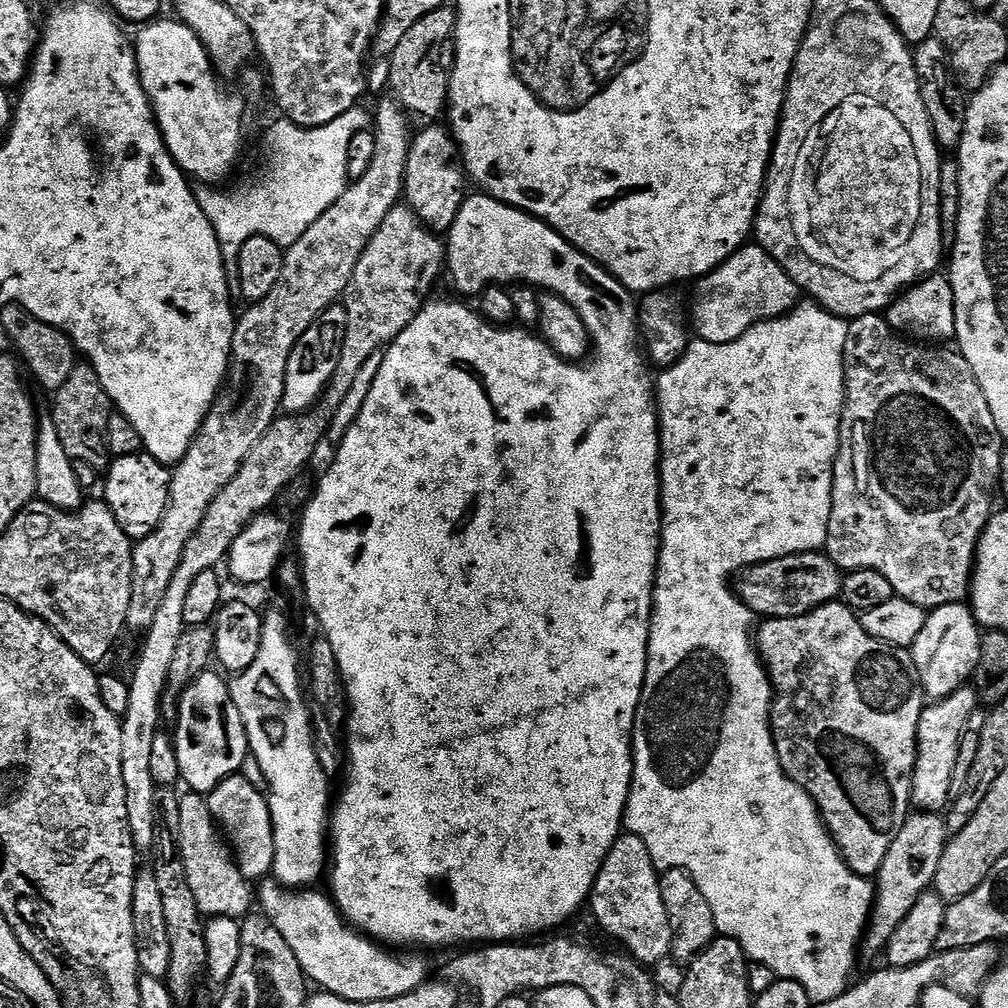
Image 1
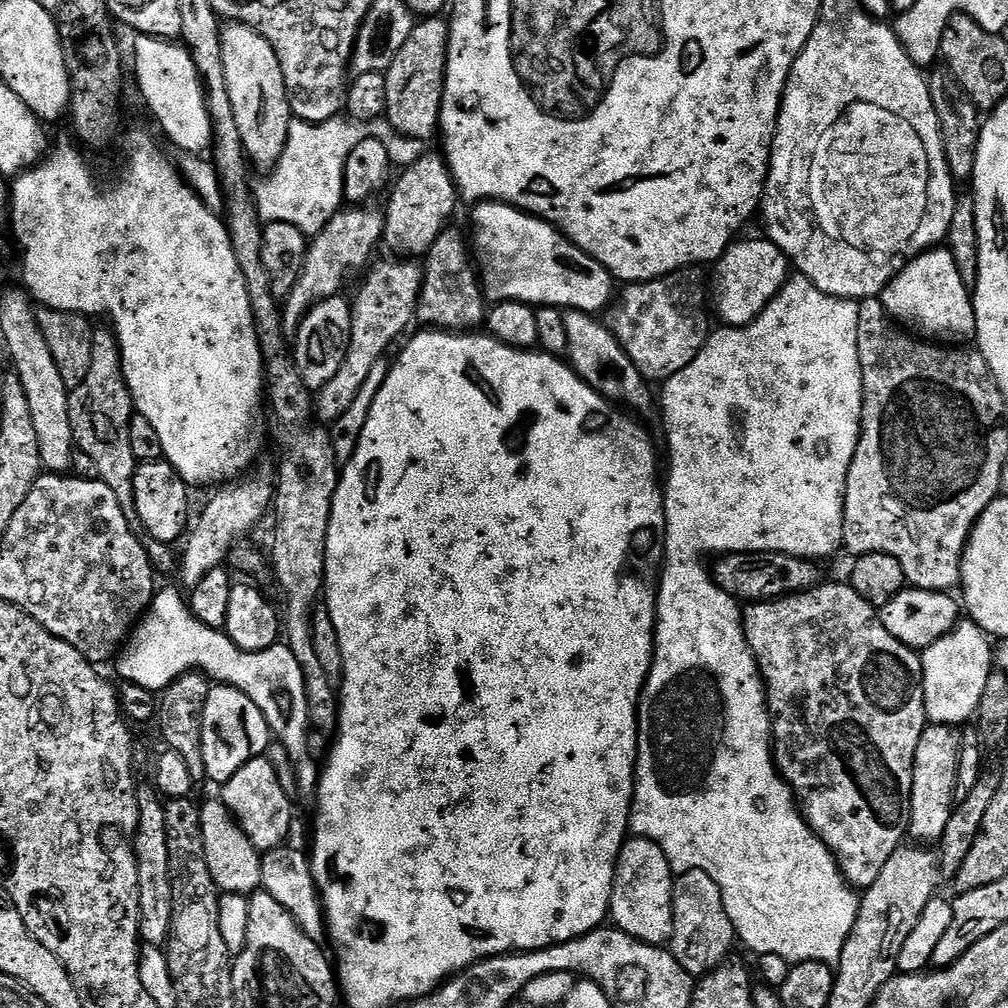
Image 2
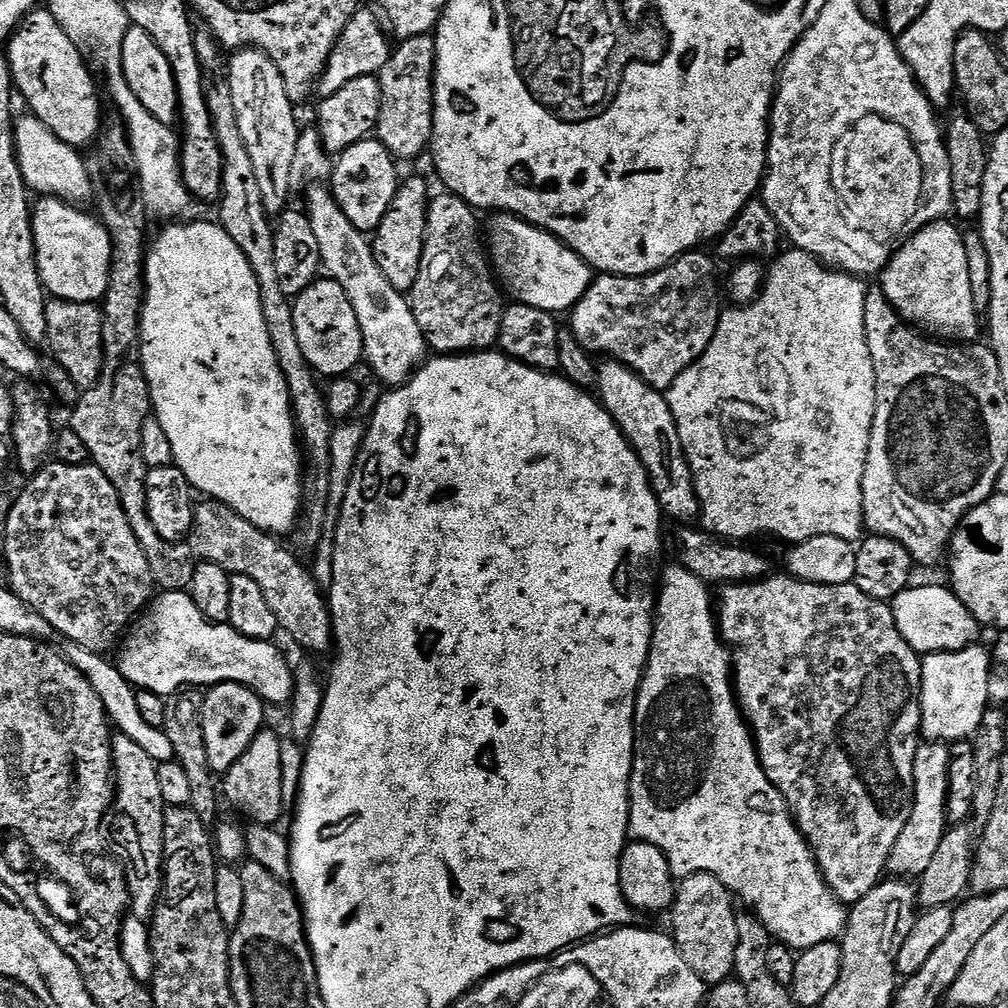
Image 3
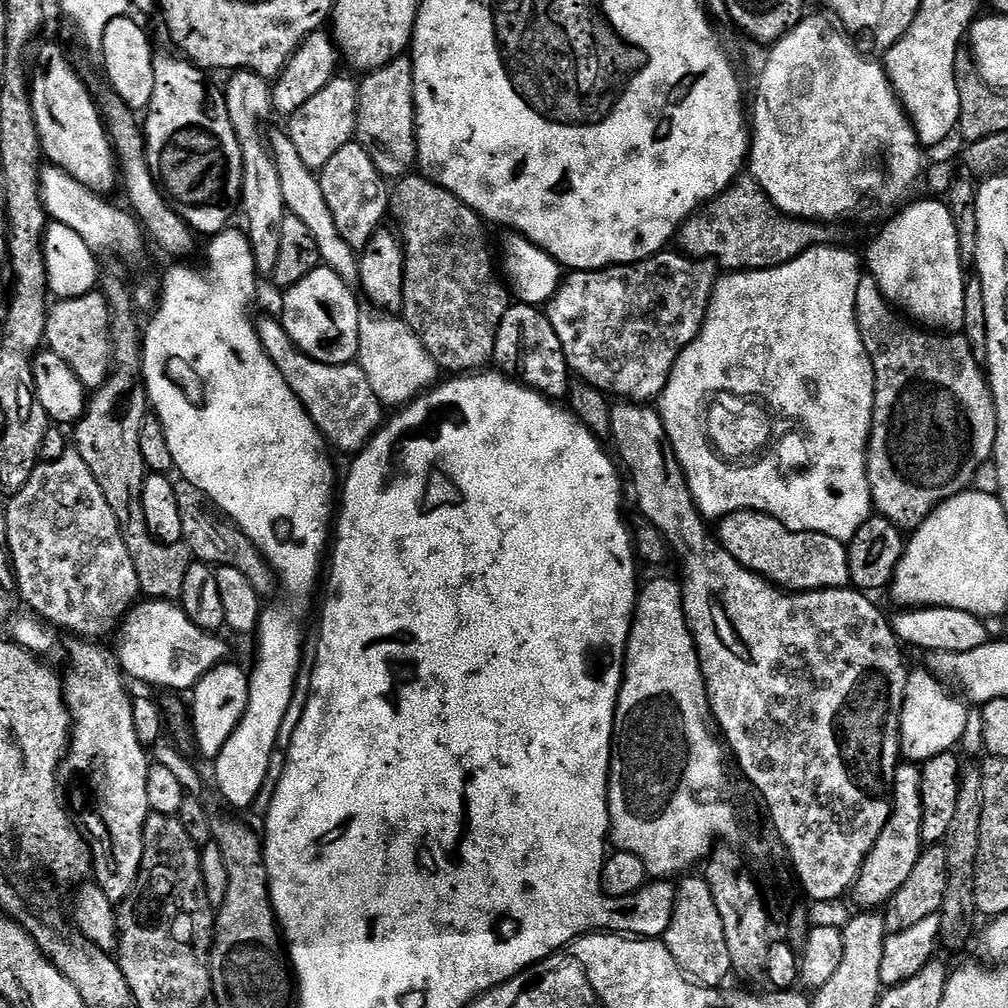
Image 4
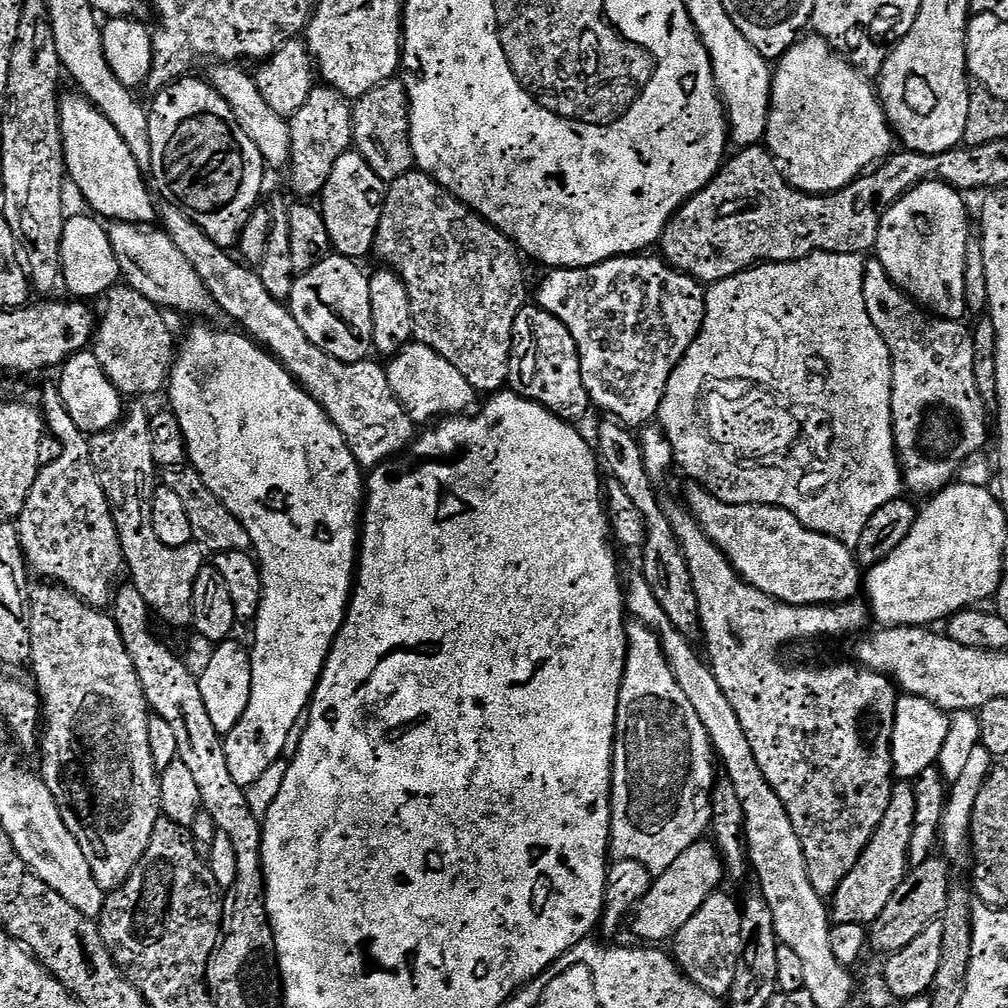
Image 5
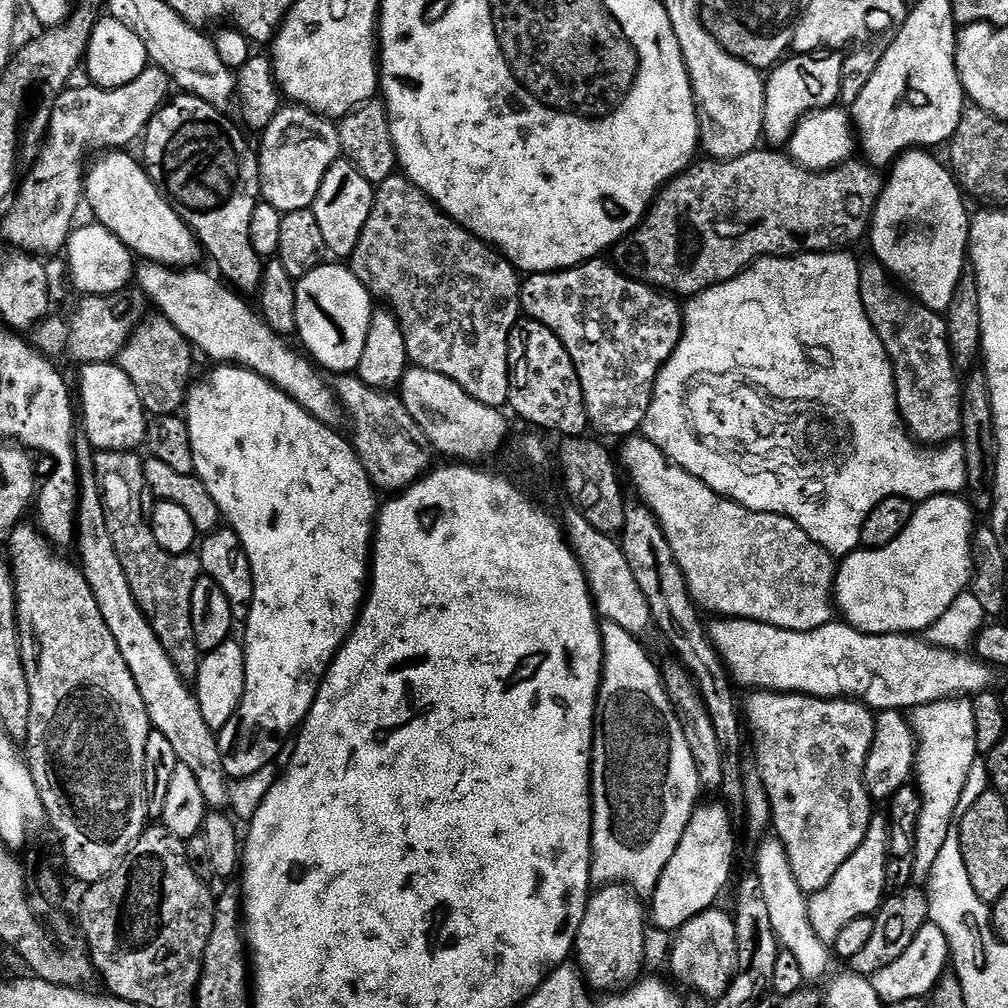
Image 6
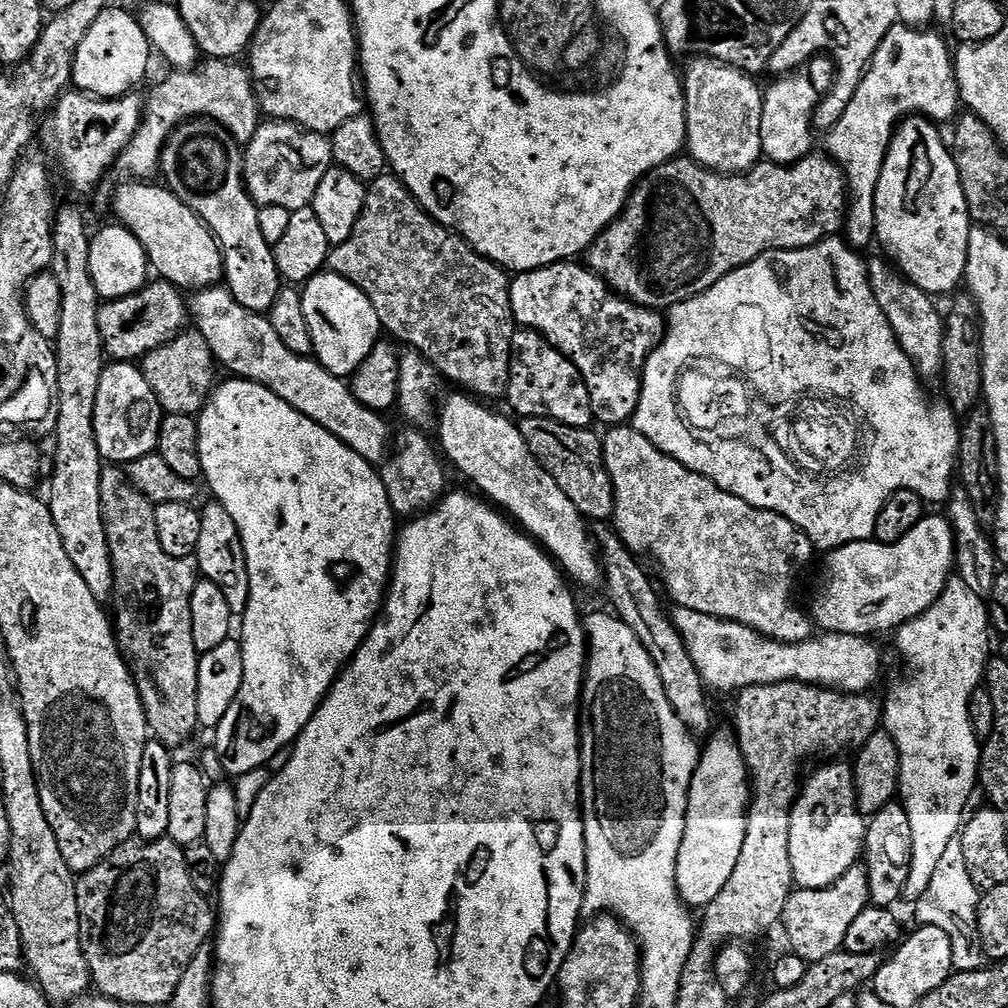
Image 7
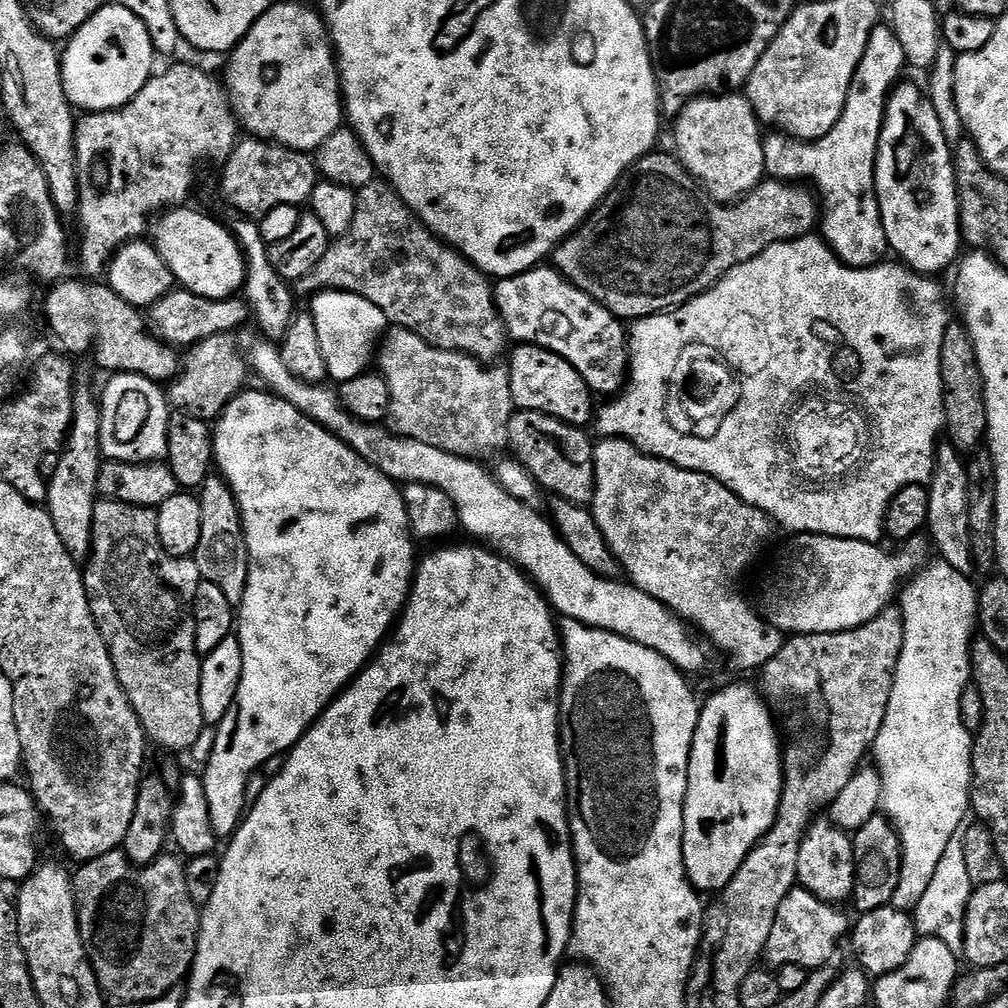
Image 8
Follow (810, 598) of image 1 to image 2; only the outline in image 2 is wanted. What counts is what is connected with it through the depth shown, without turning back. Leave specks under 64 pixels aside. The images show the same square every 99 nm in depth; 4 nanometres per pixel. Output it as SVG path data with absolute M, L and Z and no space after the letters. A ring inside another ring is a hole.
M729 552L717 555L715 560L716 565L713 563L710 568L712 579L737 602L778 600L781 596L793 596L810 590L822 580L811 559L781 552Z

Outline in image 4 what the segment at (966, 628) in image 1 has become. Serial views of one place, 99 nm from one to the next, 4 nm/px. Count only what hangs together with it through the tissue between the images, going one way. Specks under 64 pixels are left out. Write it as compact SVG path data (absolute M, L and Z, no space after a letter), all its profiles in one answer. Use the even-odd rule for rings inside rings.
M927 670L909 671L904 705L900 715L900 751L908 762L925 762L943 752L951 752L968 728L969 705L943 692L941 681Z

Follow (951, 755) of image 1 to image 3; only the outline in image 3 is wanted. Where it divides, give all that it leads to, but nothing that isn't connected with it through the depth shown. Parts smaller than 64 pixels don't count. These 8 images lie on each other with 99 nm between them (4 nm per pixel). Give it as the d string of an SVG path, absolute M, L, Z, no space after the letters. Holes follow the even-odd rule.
M924 742L917 747L912 767L912 810L887 862L893 877L908 878L911 877L911 872L923 872L934 850L938 850L938 842L942 842L946 831L945 807L949 790L949 765L950 748L947 743Z

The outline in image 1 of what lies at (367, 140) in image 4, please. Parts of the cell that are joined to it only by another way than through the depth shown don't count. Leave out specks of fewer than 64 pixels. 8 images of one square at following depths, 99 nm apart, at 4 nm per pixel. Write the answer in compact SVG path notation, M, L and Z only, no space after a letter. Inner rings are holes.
M445 6L426 14L417 22L410 34L402 38L396 55L391 57L393 69L398 70L400 93L398 98L413 117L421 116L424 122L432 122L436 115L445 111L448 102L448 82L454 67L454 37L456 35L456 12Z

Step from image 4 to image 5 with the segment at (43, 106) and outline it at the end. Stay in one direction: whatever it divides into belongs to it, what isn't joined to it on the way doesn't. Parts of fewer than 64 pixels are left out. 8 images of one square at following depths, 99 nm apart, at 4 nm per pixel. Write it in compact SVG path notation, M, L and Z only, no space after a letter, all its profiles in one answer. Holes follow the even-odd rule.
M75 95L76 96L68 96L65 98L65 100L63 97L63 99L61 99L58 104L58 122L60 118L60 132L62 135L64 135L64 148L62 147L62 155L64 157L64 166L66 169L67 179L71 182L73 180L73 182L76 183L76 188L81 192L82 195L84 195L85 202L88 203L98 215L105 216L105 218L108 219L108 222L138 224L141 226L151 225L152 223L150 222L152 220L152 216L154 220L154 217L157 215L158 208L157 205L152 205L152 198L148 194L147 188L144 186L144 180L146 184L145 175L142 173L142 169L138 166L136 159L130 154L130 146L126 146L126 142L118 134L118 130L114 130L114 126L109 122L109 120L107 120L106 117L104 117L104 115L100 113L100 111L98 111L94 104L91 104L89 100L87 100L87 98L85 98L83 95Z

